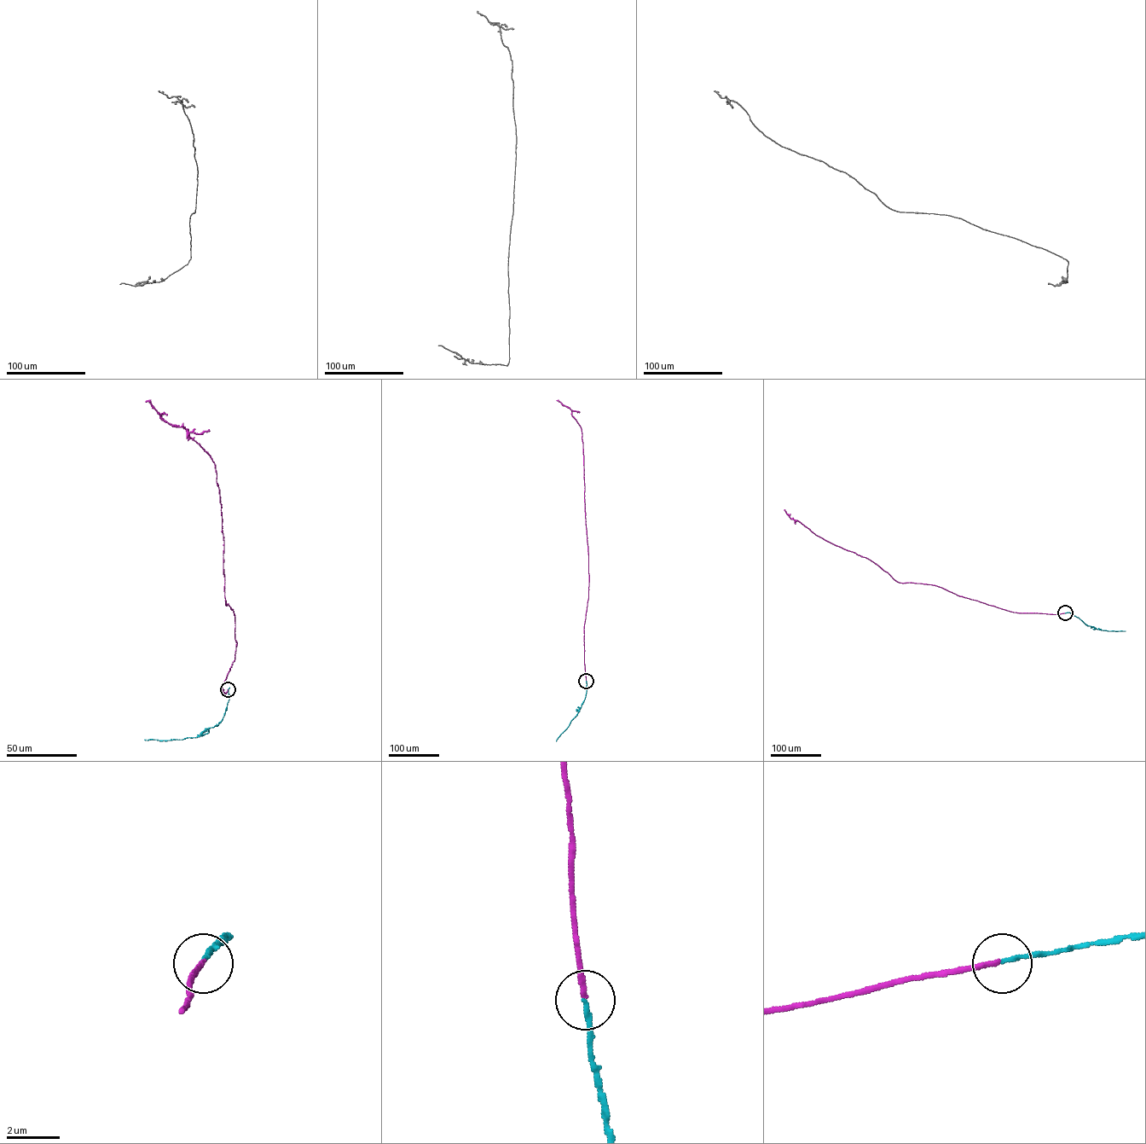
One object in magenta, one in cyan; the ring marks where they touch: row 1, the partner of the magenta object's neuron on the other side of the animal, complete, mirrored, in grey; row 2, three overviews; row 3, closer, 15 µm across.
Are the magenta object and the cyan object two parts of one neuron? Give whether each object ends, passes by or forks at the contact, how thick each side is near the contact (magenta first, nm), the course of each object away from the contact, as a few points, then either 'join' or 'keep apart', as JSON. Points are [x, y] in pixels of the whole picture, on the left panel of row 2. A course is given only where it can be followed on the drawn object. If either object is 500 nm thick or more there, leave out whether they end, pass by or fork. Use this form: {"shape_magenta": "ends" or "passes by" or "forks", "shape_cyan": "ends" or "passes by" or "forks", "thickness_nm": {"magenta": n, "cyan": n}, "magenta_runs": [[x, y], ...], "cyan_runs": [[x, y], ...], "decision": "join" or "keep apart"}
{"shape_magenta": "ends", "shape_cyan": "ends", "thickness_nm": {"magenta": 190, "cyan": 160}, "magenta_runs": [[228, 689], [222, 688], [237, 643], [225, 605], [215, 464], [188, 429], [146, 402]], "cyan_runs": [[228, 689], [229, 688], [225, 714], [206, 734], [182, 740], [144, 740]], "decision": "join"}

